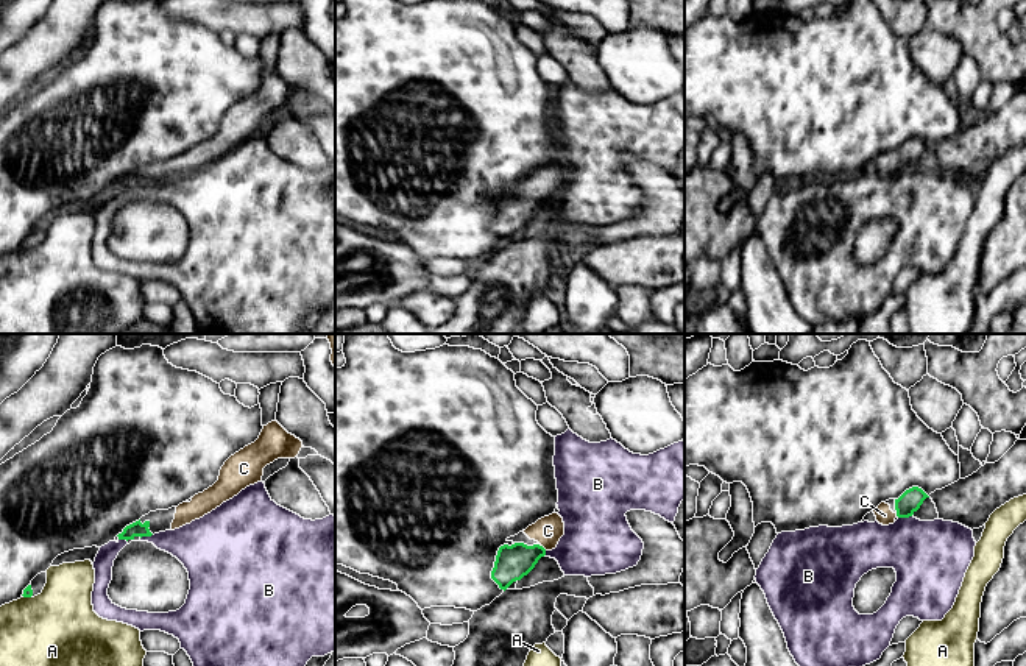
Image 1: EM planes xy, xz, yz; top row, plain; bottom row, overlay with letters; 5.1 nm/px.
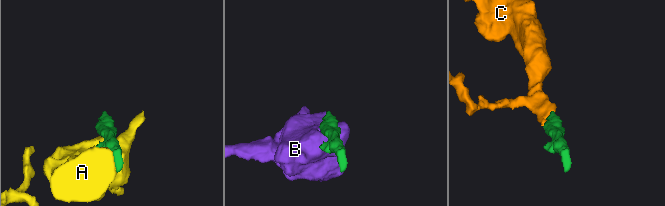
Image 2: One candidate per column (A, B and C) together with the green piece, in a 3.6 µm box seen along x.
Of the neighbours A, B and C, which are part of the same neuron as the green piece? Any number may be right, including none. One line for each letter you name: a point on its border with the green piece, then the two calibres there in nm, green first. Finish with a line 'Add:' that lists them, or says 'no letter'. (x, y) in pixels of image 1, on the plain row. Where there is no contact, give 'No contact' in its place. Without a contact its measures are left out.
C: Touches green at xz (543, 198). Thickness 180 nm (green) against 150 nm
Add: C

